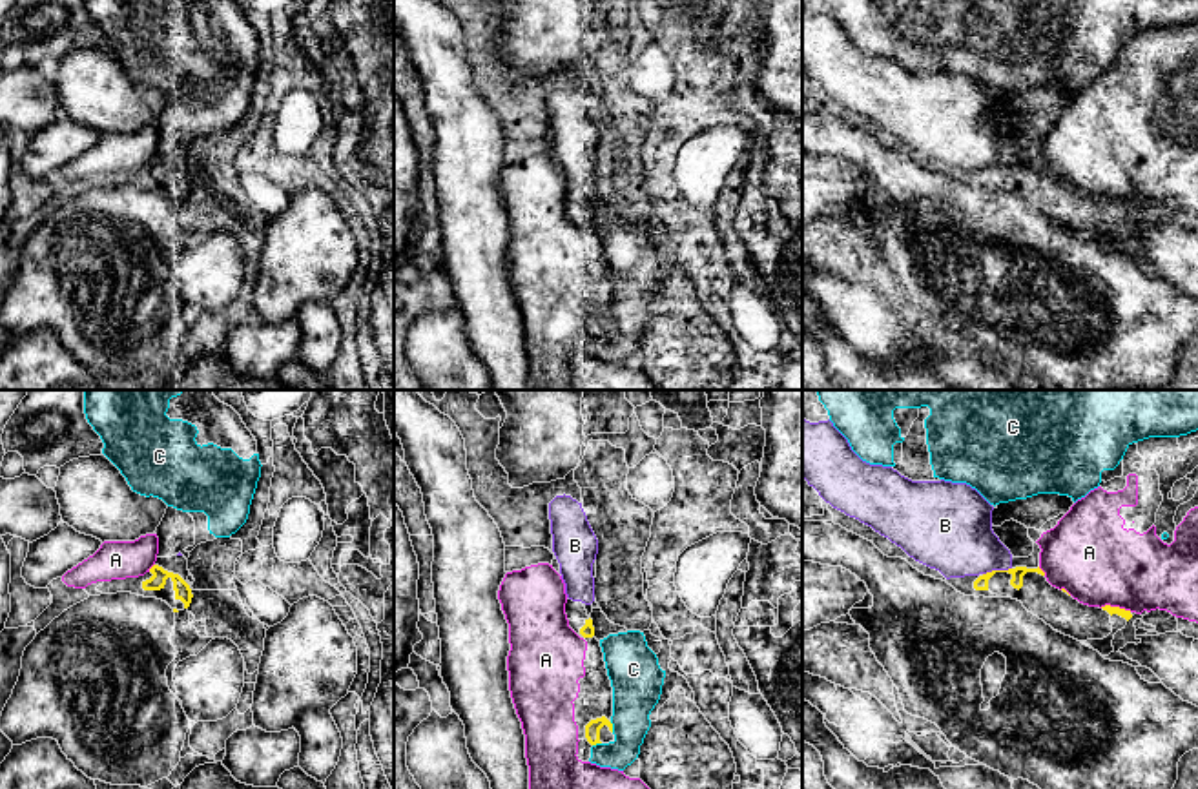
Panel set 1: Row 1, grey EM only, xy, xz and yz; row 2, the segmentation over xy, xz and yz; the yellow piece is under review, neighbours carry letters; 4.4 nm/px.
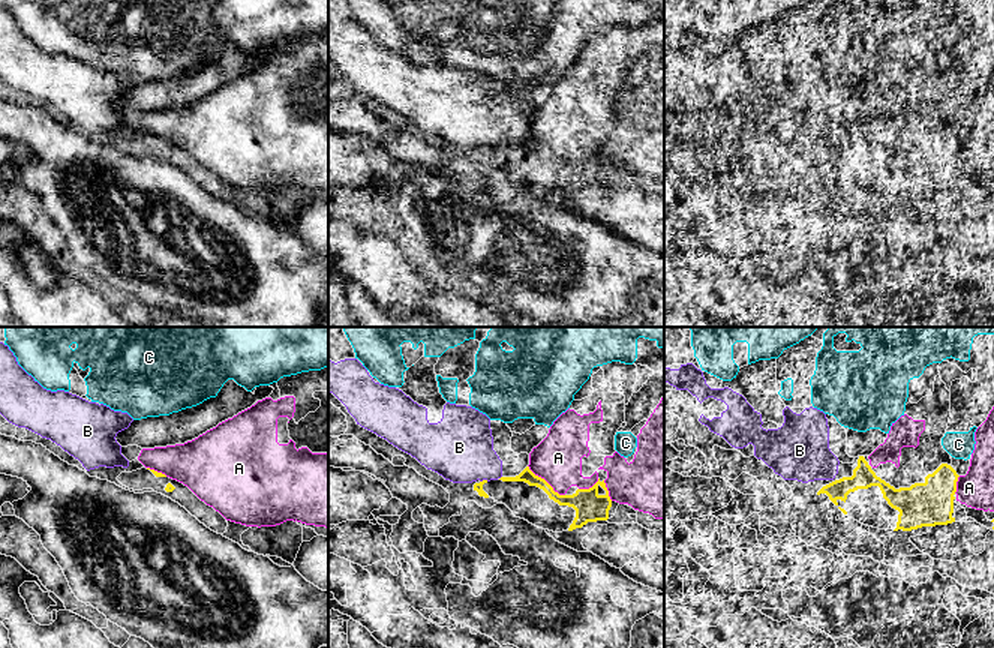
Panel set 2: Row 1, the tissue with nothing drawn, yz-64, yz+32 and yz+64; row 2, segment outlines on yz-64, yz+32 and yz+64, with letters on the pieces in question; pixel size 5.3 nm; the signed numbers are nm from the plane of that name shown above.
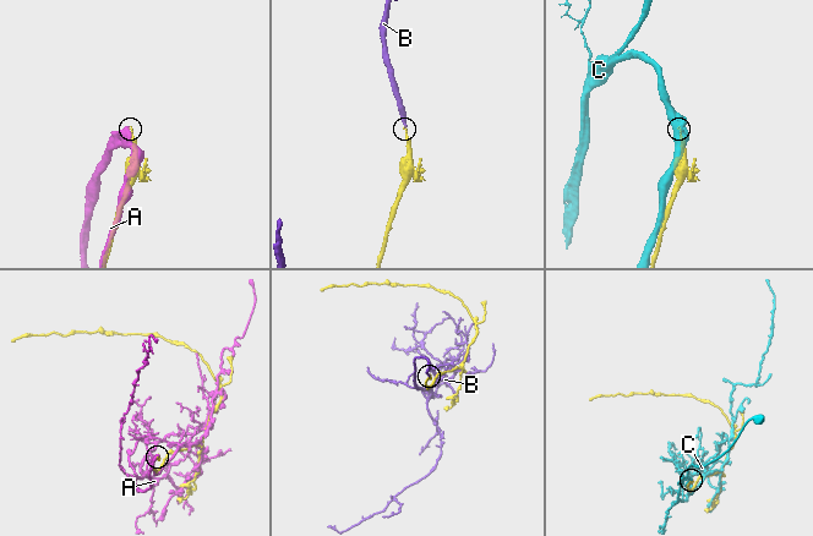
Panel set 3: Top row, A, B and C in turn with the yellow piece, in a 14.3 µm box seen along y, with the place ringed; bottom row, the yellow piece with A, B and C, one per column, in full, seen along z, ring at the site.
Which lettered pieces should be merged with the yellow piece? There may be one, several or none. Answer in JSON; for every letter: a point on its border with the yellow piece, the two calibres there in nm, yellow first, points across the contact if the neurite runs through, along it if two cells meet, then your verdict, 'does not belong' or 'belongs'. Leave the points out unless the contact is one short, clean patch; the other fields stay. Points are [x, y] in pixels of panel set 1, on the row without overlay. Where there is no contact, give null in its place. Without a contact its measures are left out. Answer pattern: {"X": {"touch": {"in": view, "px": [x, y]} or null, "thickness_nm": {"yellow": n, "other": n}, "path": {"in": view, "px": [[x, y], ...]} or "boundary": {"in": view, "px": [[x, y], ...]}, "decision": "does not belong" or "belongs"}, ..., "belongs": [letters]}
{"A": {"touch": {"in": "yz", "px": [1116, 199]}, "thickness_nm": {"yellow": 40, "other": 380}, "decision": "does not belong"}, "B": {"touch": {"in": "yz", "px": [996, 163]}, "thickness_nm": {"yellow": 60, "other": 340}, "decision": "belongs"}, "C": {"touch": {"in": "xz", "px": [611, 319]}, "thickness_nm": {"yellow": 70, "other": 220}, "decision": "does not belong"}, "belongs": ["B"]}

